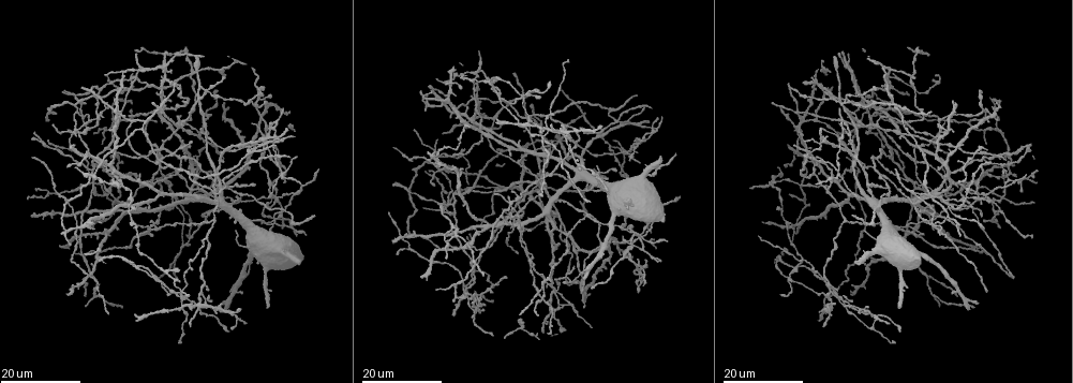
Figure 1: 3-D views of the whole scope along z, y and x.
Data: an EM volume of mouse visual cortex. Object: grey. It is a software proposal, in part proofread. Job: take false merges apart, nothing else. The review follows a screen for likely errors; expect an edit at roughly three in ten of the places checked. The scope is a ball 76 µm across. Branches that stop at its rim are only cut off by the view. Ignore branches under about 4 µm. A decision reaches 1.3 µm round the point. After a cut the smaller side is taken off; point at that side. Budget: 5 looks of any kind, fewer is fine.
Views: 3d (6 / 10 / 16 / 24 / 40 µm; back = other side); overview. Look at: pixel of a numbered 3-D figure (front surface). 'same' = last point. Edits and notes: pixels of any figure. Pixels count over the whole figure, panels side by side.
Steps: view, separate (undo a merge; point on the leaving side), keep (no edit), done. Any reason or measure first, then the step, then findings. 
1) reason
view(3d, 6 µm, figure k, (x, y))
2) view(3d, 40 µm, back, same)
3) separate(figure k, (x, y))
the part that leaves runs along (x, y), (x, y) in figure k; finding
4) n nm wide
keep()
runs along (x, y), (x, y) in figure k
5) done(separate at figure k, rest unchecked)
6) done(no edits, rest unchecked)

four or more arms meet
view(3d, 24 µm, figure 1, (643, 141))

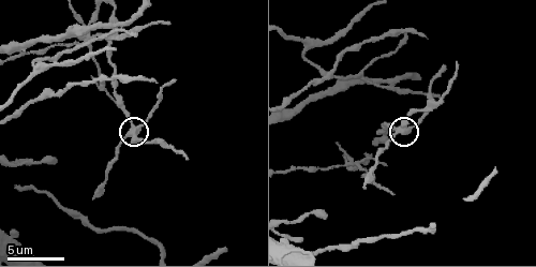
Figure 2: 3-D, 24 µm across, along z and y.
view(3d, 10 µm, figure 2, (405, 129))

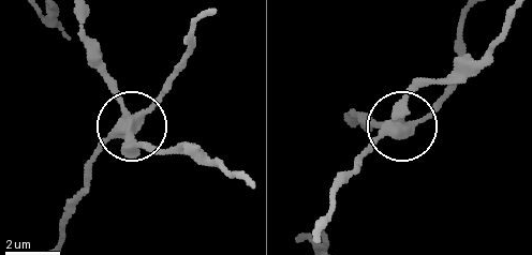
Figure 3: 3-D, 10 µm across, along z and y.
separate(figure 3, (157, 99))
the part that leaves runs along (126, 123), (98, 155), (60, 243) in figure 3; two cells meet here

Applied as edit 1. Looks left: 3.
view(overview)

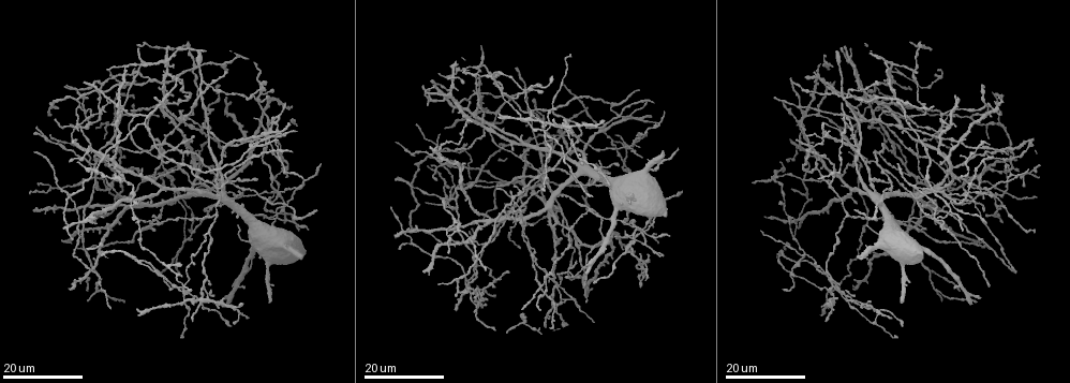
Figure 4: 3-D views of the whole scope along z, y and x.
thick turns thin
view(3d, 24 µm, figure 4, (931, 85))

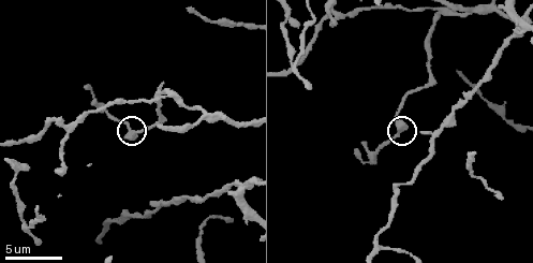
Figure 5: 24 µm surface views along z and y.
view(3d, 10 µm, figure 5, (130, 131))

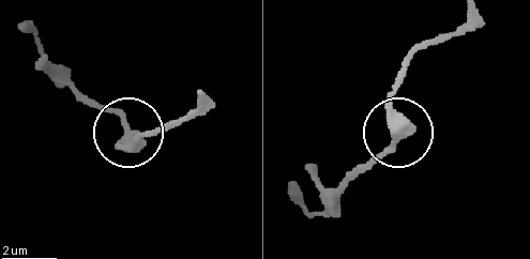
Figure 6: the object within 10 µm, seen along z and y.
410 nm wide
keep()
runs along (196, 92), (138, 143), (120, 143), (120, 122), (88, 97) in figure 6; continuous, no second cell

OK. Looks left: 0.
done(separate at figure 3, rest unchecked)

